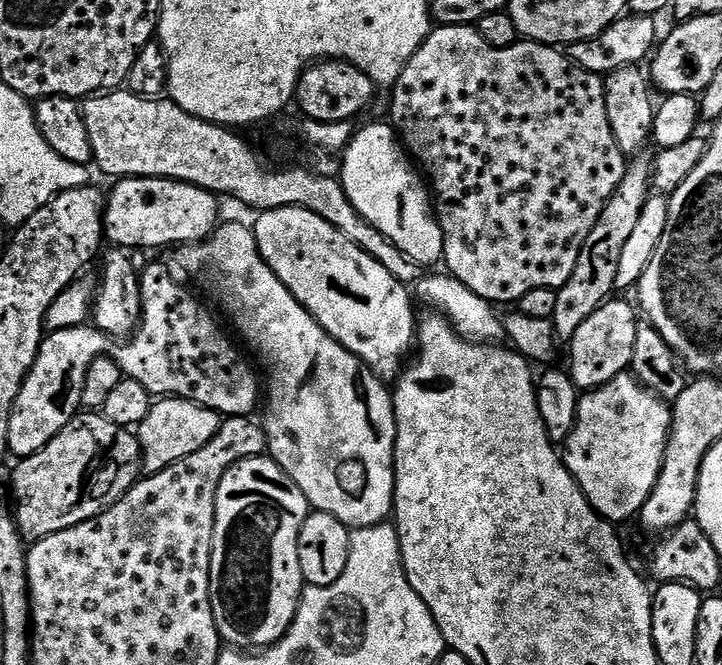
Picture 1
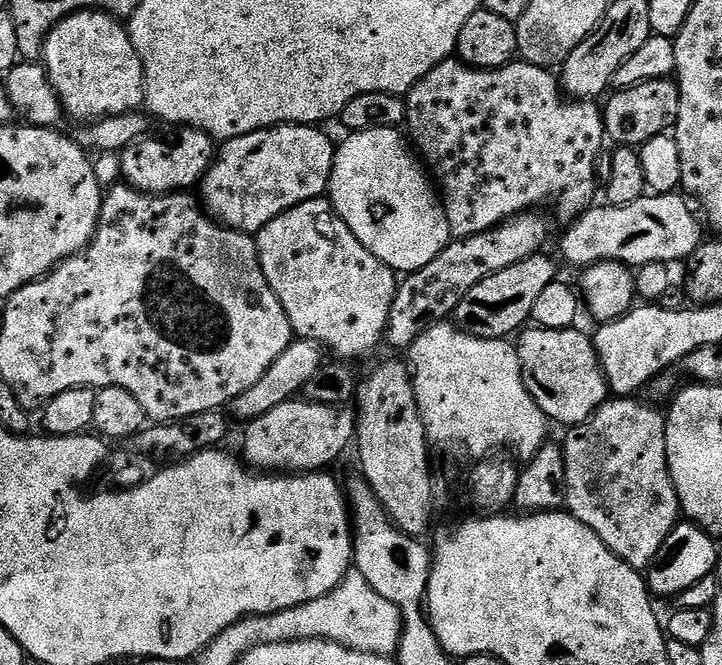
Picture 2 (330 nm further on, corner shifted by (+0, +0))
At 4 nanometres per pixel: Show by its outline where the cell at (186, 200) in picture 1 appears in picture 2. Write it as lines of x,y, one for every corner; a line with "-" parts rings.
278,124
250,134
242,134
219,145
218,155
208,167
208,172
198,185
198,193
204,199
203,211
217,224
233,228
235,232
255,234
263,230
271,220
286,210
307,200
321,199
328,191
337,145
332,144
325,129
311,124

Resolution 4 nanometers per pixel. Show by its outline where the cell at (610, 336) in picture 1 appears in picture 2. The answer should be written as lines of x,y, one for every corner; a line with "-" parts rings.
528,326
519,333
518,339
515,341
526,390
553,425
573,426
586,423
610,396
610,389
604,377
596,347
592,345
592,336
589,333
579,332
578,329
579,327
573,326
562,330
546,330

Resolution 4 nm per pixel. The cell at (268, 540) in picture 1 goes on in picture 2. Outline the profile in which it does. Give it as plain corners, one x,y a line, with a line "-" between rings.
297,398
274,406
270,414
247,421
243,463
264,474
299,474
327,469
356,439
356,413
351,407
335,408

